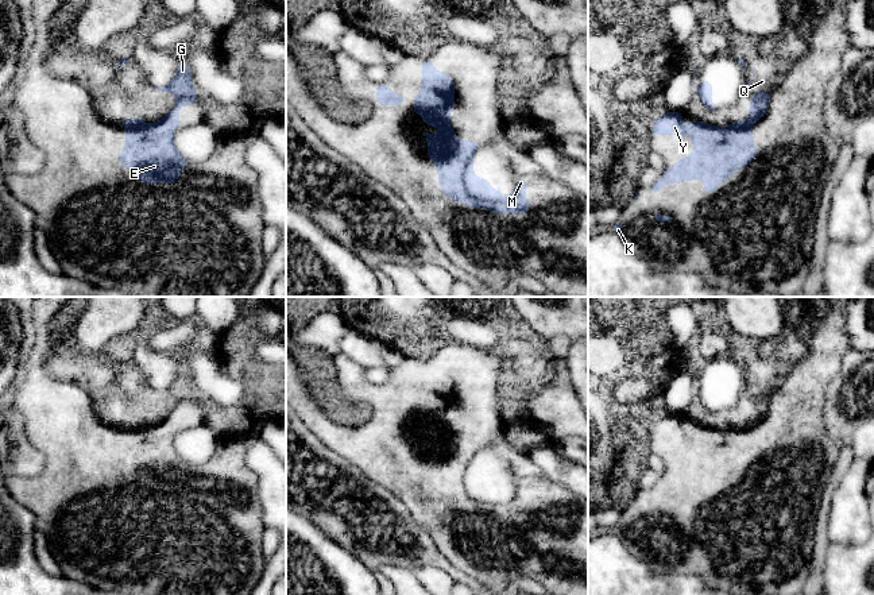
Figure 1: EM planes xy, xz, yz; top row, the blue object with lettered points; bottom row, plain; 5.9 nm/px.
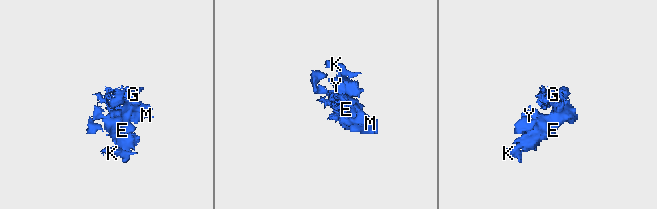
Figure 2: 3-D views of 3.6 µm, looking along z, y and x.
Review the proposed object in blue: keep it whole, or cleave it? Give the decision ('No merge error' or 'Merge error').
Merge error

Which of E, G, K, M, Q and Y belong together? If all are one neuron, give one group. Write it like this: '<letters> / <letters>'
E K M Y / G Q

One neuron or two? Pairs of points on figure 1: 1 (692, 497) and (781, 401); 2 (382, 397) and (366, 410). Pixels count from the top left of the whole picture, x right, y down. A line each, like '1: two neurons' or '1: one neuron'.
1: one neuron
2: two neurons

